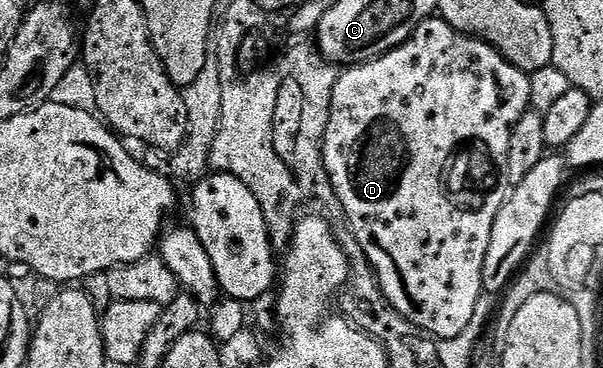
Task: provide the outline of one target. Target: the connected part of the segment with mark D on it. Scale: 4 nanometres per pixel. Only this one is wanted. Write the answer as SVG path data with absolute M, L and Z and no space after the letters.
M433 16L421 23L421 27L417 27L414 35L401 47L381 55L376 61L344 68L333 87L331 114L323 140L323 162L335 197L339 201L342 216L347 216L346 224L357 239L361 251L367 256L367 262L371 264L371 269L379 280L384 299L406 321L411 321L417 328L436 339L451 340L461 335L475 321L473 319L479 309L479 297L484 296L483 268L485 255L489 251L489 239L493 235L493 223L497 219L497 211L501 211L501 207L507 202L509 192L509 139L517 119L521 119L521 115L531 109L530 82L528 74L506 61L486 41L459 33L448 21Z

